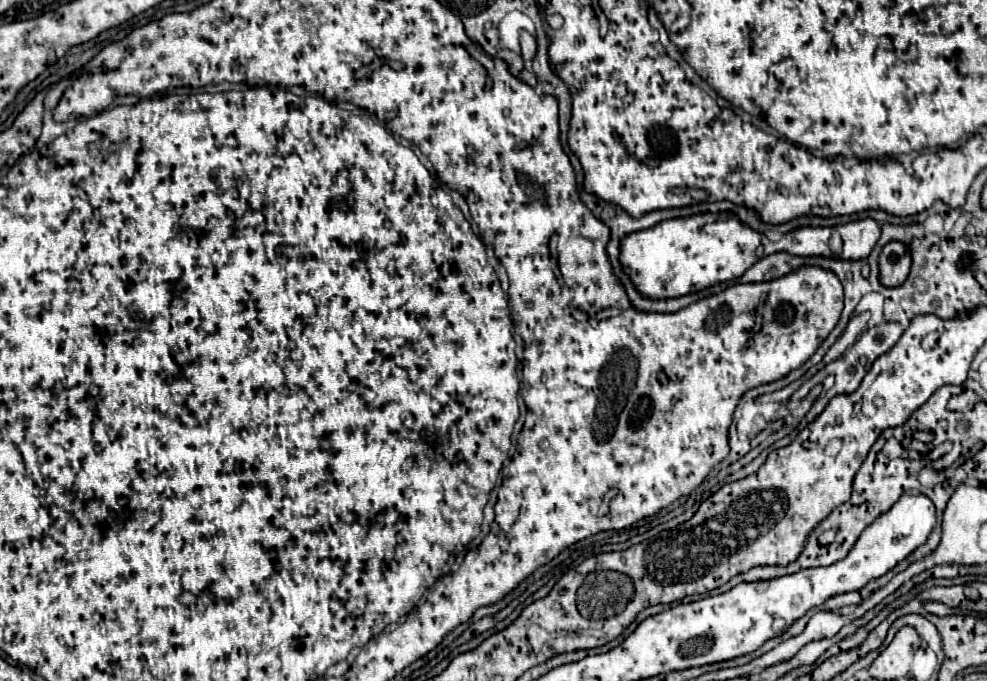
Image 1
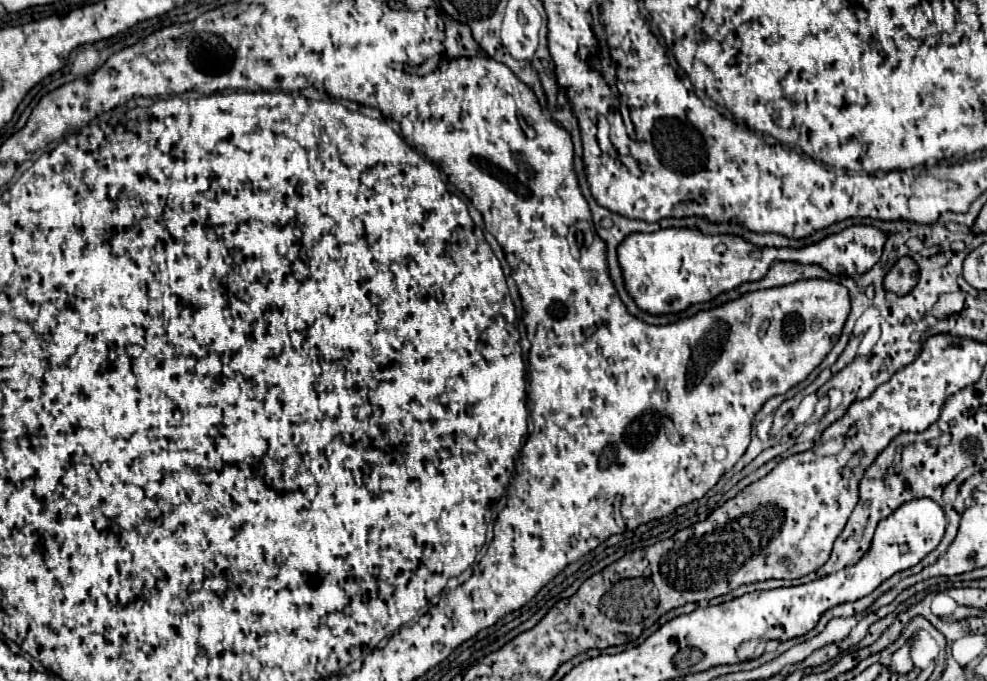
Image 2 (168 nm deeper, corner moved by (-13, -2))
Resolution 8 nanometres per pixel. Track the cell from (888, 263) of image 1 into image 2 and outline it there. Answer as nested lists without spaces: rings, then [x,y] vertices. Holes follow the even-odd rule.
[[[901,257],[883,279],[885,291],[893,291],[895,295],[907,295],[915,285],[917,285],[917,263],[911,257]]]

